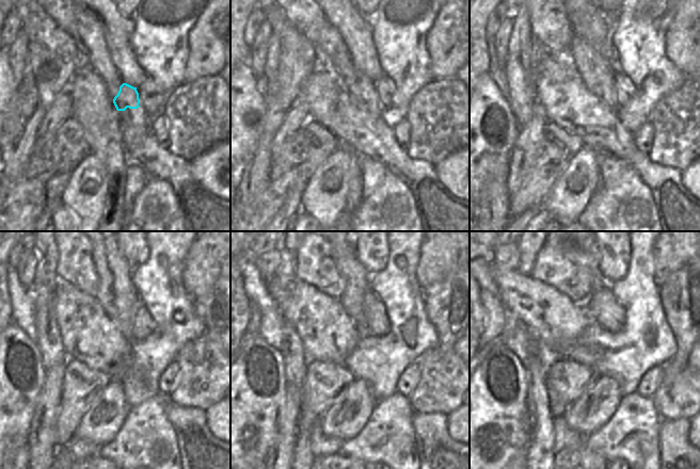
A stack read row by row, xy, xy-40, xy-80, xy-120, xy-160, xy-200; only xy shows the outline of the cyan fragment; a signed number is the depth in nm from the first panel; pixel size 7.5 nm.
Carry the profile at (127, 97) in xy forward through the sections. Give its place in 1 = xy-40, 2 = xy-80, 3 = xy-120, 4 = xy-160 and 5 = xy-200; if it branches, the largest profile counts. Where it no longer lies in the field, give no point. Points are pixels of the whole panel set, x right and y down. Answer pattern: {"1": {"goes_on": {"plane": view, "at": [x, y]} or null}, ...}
{"1": {"goes_on": {"plane": "xy-40", "at": [362, 89]}}, "2": {"goes_on": {"plane": "xy-80", "at": [594, 70]}}, "3": {"goes_on": {"plane": "xy-120", "at": [116, 294]}}, "4": {"goes_on": {"plane": "xy-160", "at": [358, 279]}}, "5": {"goes_on": {"plane": "xy-200", "at": [599, 280]}}}

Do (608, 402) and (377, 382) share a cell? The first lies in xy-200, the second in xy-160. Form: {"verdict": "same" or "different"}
{"verdict": "different"}

